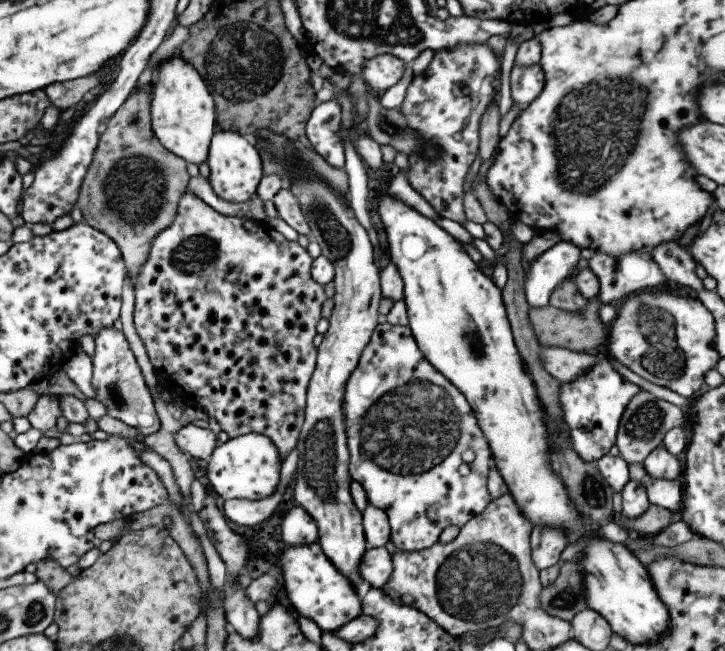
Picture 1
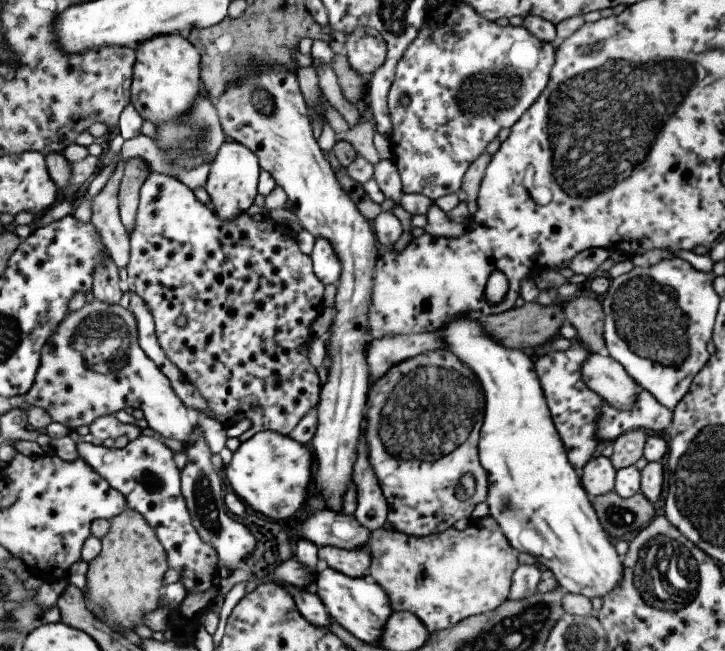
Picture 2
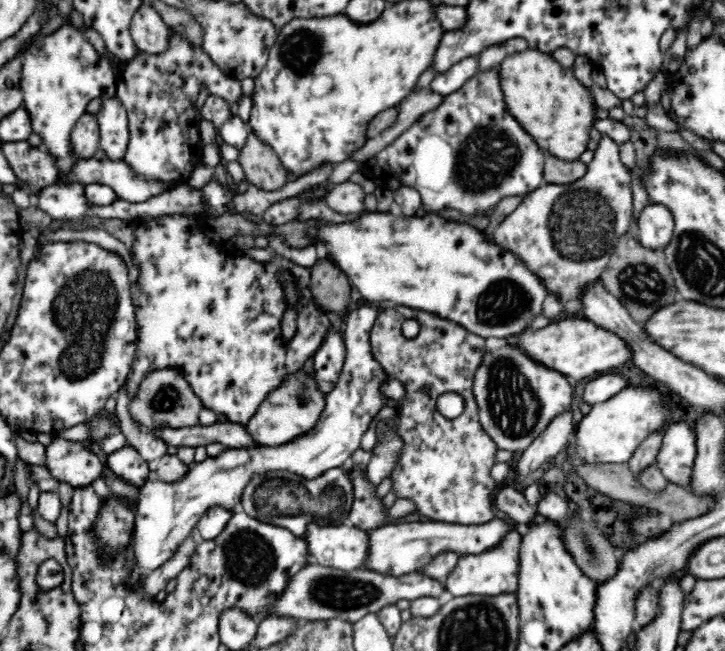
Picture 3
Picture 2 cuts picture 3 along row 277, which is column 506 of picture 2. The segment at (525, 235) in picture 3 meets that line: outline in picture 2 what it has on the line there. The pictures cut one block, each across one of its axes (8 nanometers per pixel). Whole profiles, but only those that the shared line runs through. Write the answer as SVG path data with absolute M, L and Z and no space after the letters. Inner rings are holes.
M489 515L471 521L462 531L449 527L438 535L426 537L410 537L379 526L377 530L370 532L366 546L371 556L368 579L383 588L392 611L407 611L417 616L429 633L442 631L467 617L495 610L507 599L511 574L518 565L518 552L511 548L495 520Z

